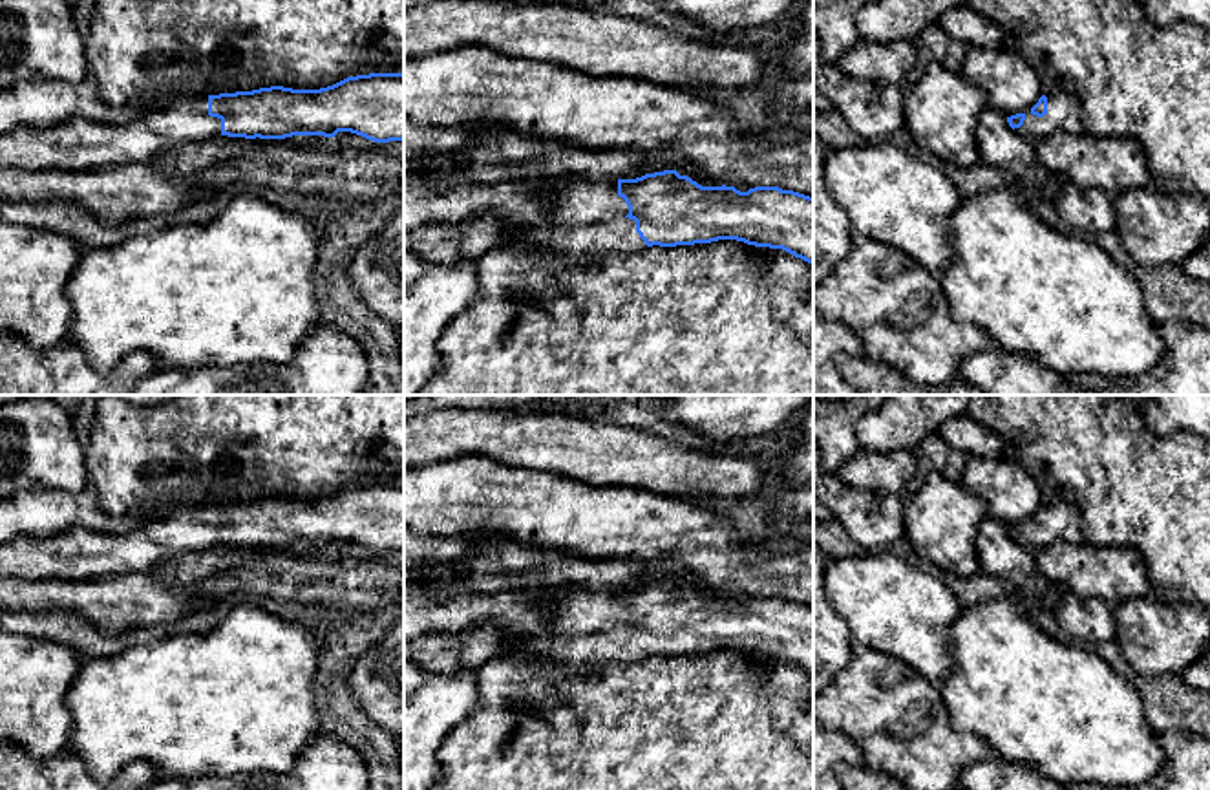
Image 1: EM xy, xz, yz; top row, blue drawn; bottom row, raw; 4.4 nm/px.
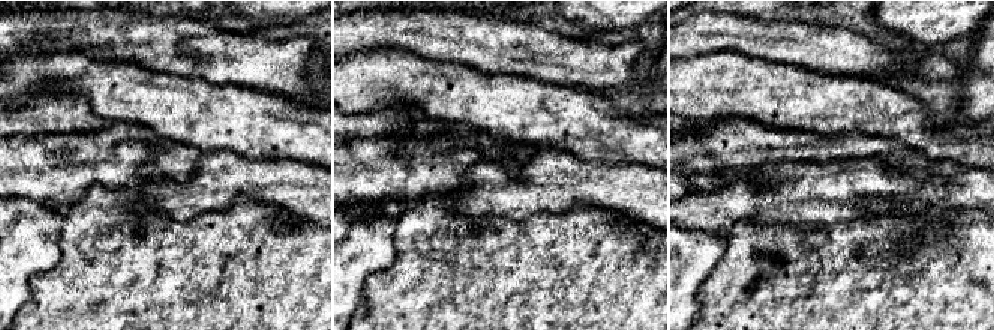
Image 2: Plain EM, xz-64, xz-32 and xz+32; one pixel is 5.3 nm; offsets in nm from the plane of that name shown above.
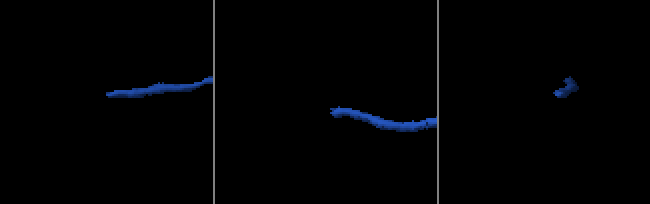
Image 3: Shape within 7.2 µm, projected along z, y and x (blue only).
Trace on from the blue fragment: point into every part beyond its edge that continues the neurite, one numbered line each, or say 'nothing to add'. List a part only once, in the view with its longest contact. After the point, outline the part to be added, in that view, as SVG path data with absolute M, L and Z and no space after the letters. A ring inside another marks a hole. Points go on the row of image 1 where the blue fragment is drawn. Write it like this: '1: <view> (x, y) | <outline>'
1: xz (585, 218) | M618 179L576 181L548 190L550 208L537 221L504 223L483 214L462 223L428 223L404 230L404 249L428 262L479 262L486 252L521 240L554 254L607 254L621 249L638 252L645 241L629 219L629 207L618 196Z

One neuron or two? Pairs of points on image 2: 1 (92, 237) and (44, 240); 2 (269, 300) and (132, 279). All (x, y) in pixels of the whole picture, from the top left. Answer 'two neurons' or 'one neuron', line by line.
1: two neurons
2: one neuron

